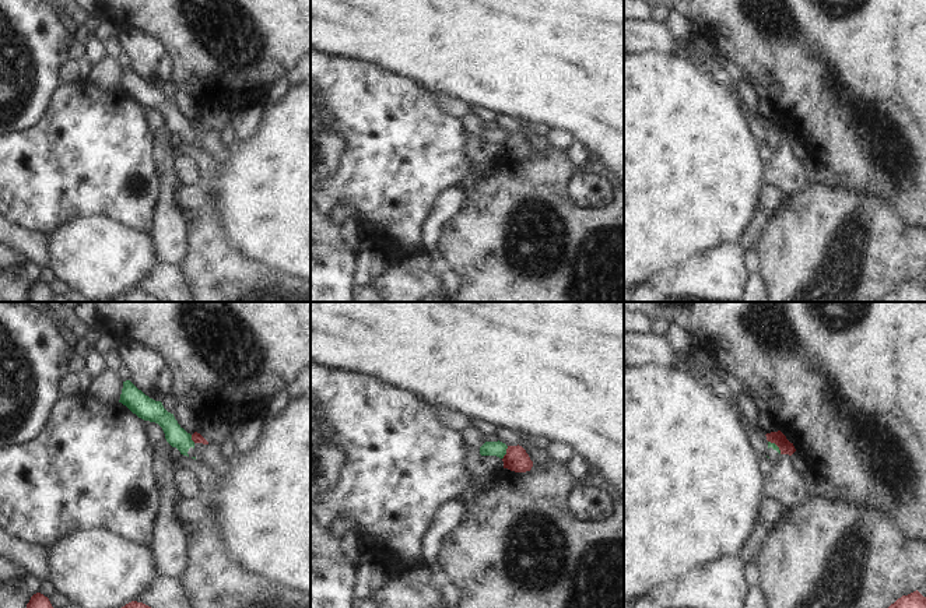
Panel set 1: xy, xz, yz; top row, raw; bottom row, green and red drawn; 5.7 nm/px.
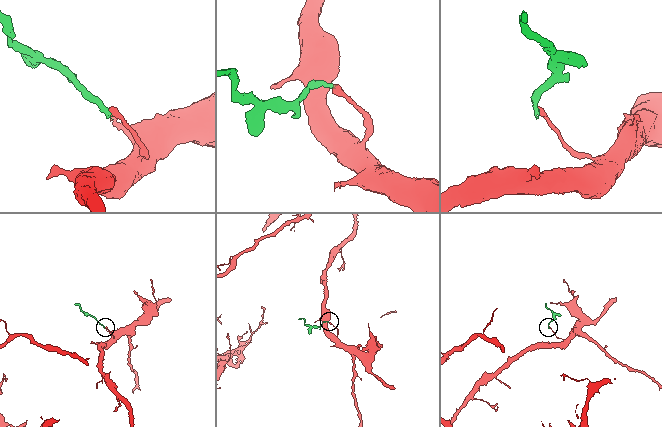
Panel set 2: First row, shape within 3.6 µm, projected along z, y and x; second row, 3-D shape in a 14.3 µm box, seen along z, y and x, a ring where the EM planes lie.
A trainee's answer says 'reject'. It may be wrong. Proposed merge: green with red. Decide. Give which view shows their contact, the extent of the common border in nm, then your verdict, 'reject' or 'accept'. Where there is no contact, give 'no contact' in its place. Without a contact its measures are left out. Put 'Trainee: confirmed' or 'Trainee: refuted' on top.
Trainee: confirmed
xz | 90 nm | reject

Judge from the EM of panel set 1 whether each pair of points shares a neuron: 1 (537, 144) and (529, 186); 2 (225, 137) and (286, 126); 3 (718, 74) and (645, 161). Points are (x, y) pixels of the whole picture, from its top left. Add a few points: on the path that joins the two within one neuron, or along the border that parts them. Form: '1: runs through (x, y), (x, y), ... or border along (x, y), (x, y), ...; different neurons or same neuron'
1: border along (549, 147), (533, 151); different neurons
2: border along (235, 140), (225, 147); different neurons
3: border along (705, 71), (732, 92); different neurons

